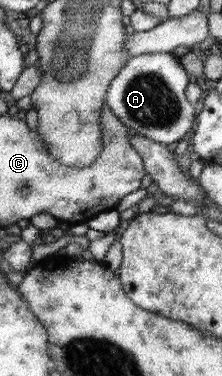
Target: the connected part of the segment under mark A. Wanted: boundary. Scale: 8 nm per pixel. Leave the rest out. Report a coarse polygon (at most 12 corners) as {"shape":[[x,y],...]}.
{"shape":[[167,52],[130,56],[104,103],[162,145],[193,124],[192,78]]}

